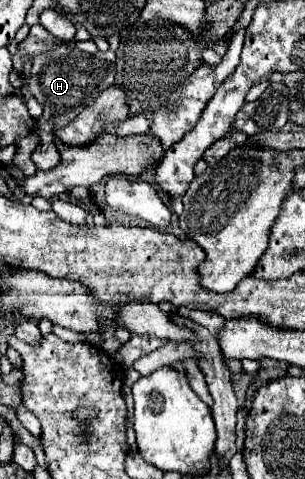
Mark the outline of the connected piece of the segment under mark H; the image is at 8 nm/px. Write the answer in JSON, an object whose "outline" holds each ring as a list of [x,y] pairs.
{"outline":[[[59,47],[51,53],[37,55],[33,59],[31,81],[27,83],[31,95],[43,105],[43,115],[37,119],[37,133],[41,137],[41,145],[33,151],[31,161],[39,171],[49,171],[59,163],[59,151],[53,145],[53,127],[63,127],[71,123],[93,99],[115,81],[115,53],[113,51],[97,51],[95,55],[83,53],[77,47]]]}

